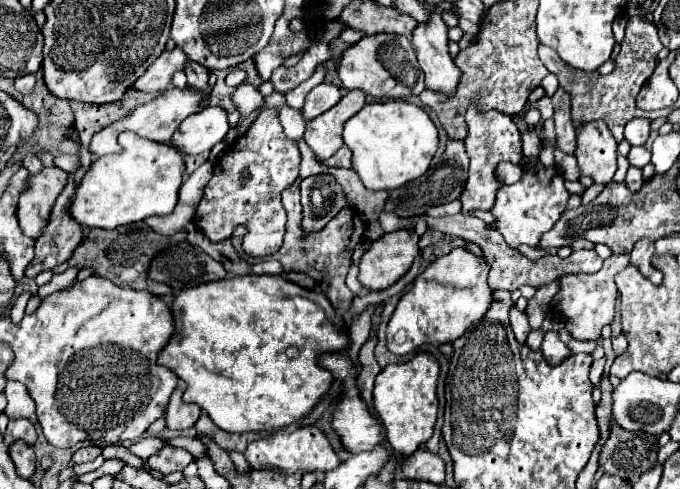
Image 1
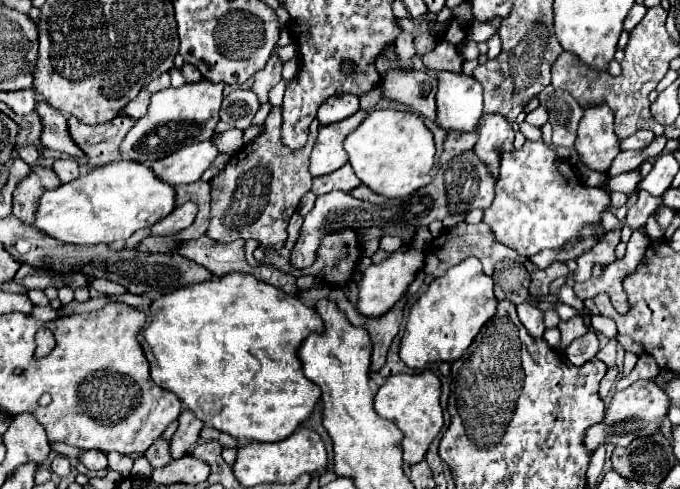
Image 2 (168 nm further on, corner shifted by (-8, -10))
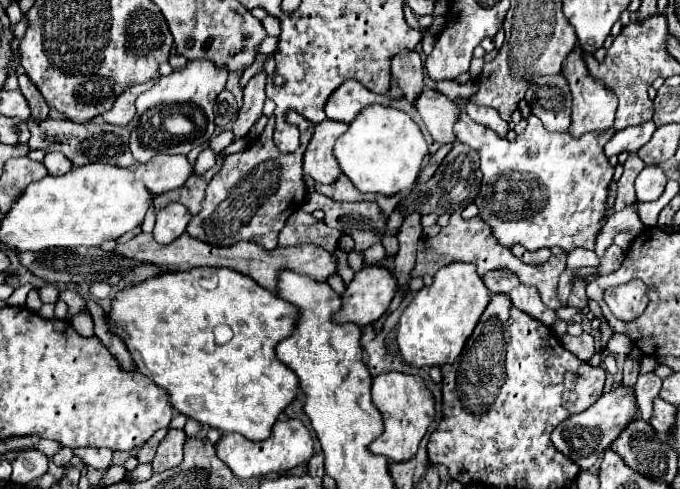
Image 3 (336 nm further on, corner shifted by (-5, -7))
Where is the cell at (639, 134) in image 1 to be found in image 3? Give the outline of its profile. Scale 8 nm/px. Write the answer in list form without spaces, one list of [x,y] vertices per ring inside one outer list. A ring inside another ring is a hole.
[[[648,121],[648,123],[640,123],[634,127],[616,131],[614,137],[608,141],[608,145],[604,147],[604,151],[608,157],[620,155],[622,151],[638,151],[644,143],[650,141],[654,129],[656,129],[656,125],[652,121]]]

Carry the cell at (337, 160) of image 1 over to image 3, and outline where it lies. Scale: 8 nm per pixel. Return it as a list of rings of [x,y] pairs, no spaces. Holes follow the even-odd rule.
[[[340,175],[332,185],[314,183],[314,189],[322,195],[328,195],[328,197],[336,199],[336,201],[360,201],[360,199],[364,199],[364,195],[344,175]]]

